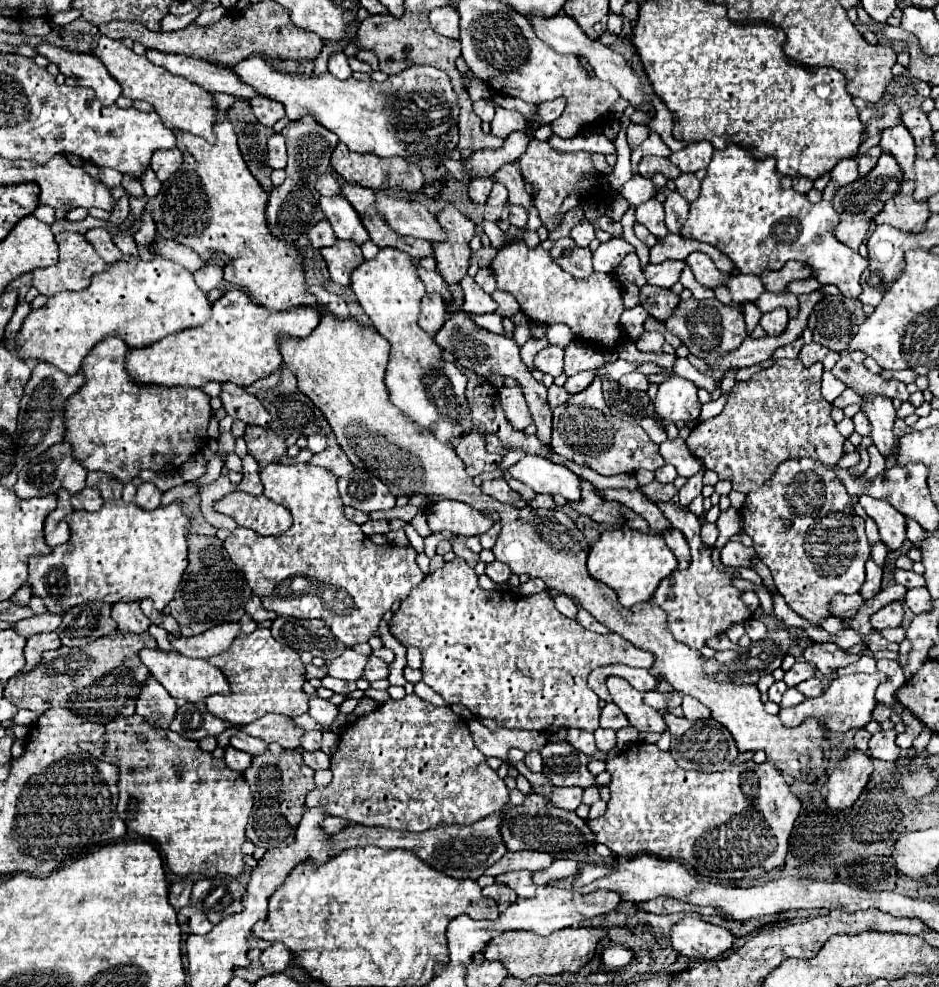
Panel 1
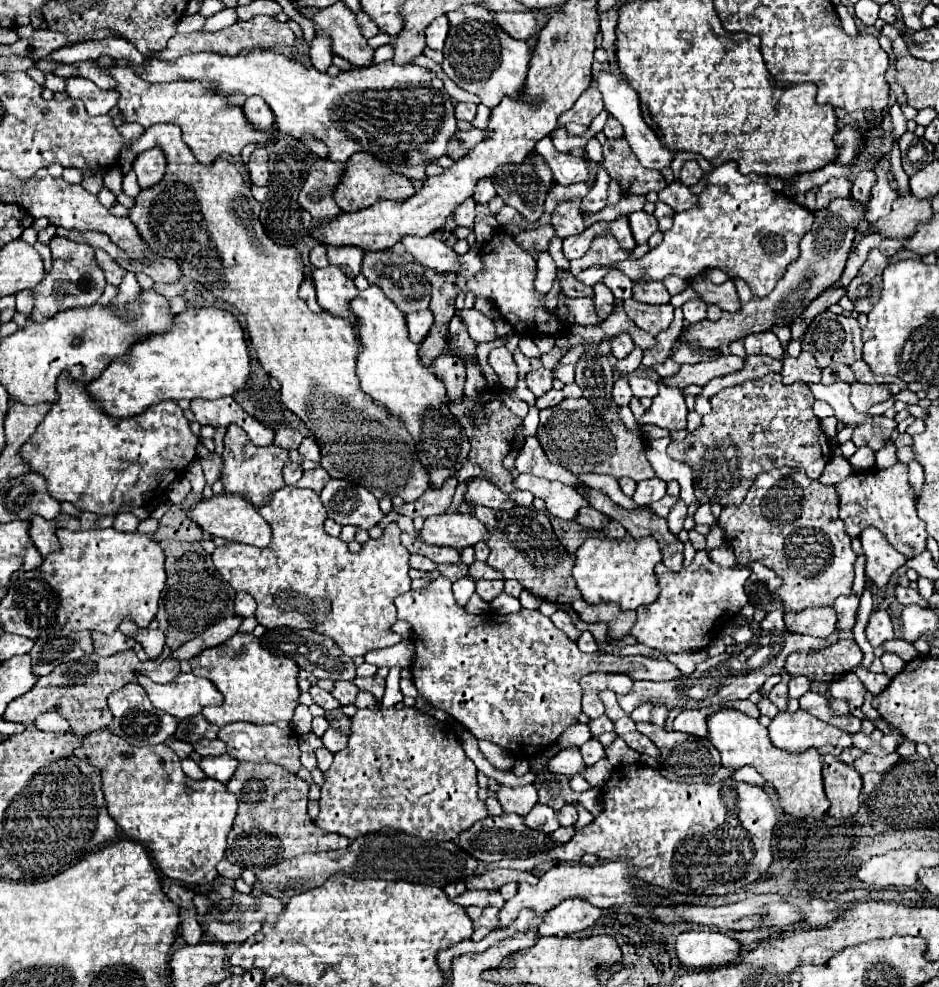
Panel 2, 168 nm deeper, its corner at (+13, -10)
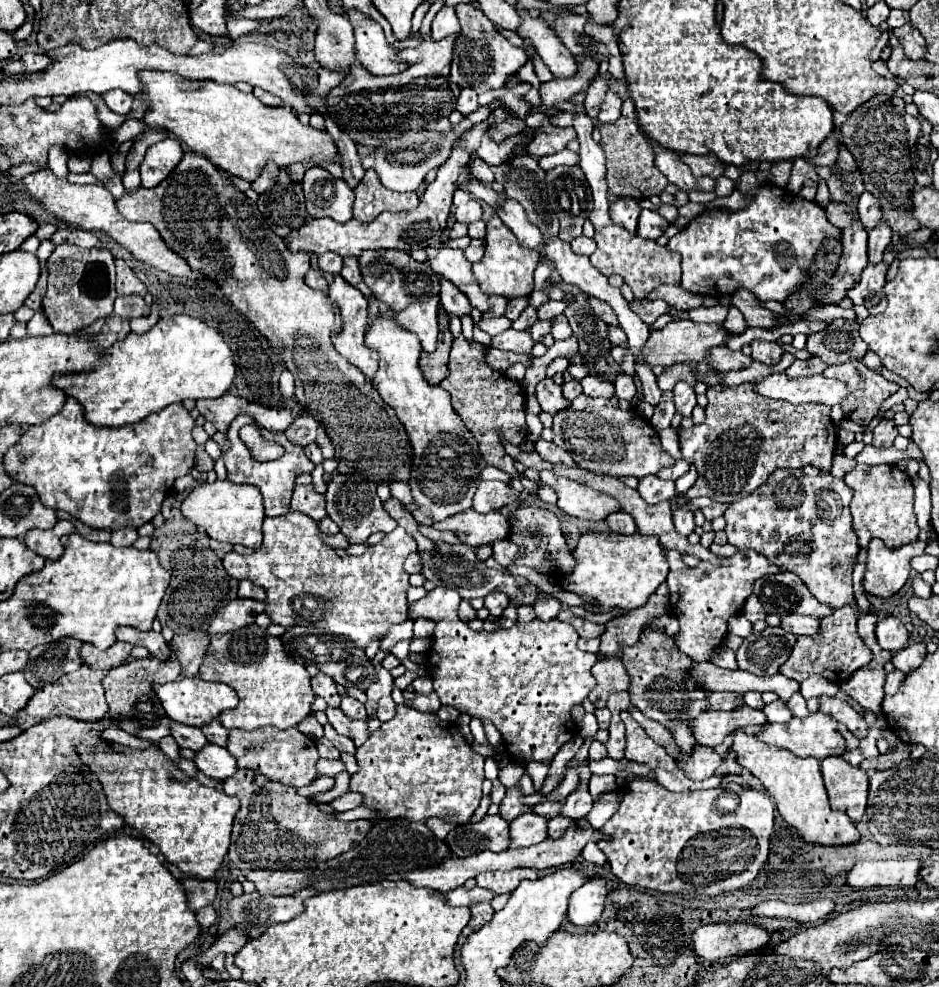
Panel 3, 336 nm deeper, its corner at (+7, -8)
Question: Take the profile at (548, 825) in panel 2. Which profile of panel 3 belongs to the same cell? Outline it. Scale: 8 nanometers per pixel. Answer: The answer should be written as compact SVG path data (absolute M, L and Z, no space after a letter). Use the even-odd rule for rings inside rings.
M524 813L510 823L510 849L530 847L548 837L548 819L536 813Z

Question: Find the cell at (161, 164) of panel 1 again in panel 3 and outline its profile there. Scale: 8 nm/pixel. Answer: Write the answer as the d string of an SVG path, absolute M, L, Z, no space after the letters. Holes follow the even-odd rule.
M174 137L162 139L148 147L144 161L140 163L142 187L156 187L182 159L182 143Z

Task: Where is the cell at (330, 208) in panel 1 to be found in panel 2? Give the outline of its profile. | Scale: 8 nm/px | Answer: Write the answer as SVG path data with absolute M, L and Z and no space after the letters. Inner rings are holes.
M328 247L328 259L332 265L340 267L344 275L350 279L356 279L360 275L360 263L362 263L364 251L356 247Z

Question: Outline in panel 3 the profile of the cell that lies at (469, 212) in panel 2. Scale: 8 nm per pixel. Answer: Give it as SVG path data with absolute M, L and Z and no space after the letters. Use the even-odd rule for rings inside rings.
M458 189L454 193L454 215L456 215L456 221L466 223L466 225L480 221L482 219L482 205L468 191Z

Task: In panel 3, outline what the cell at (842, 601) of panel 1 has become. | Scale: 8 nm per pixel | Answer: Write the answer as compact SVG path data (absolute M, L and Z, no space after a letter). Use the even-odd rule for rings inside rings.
M790 613L786 617L782 617L780 627L784 631L790 631L794 635L810 635L816 637L818 635L818 625L820 625L820 617L802 617L796 613Z

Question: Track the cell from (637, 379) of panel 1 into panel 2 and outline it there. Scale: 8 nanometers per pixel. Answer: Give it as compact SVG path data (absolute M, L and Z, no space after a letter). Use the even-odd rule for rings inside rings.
M620 377L620 379L614 383L612 397L614 397L614 401L616 401L618 405L628 405L628 403L630 403L630 399L632 399L632 389L630 389L626 377Z

